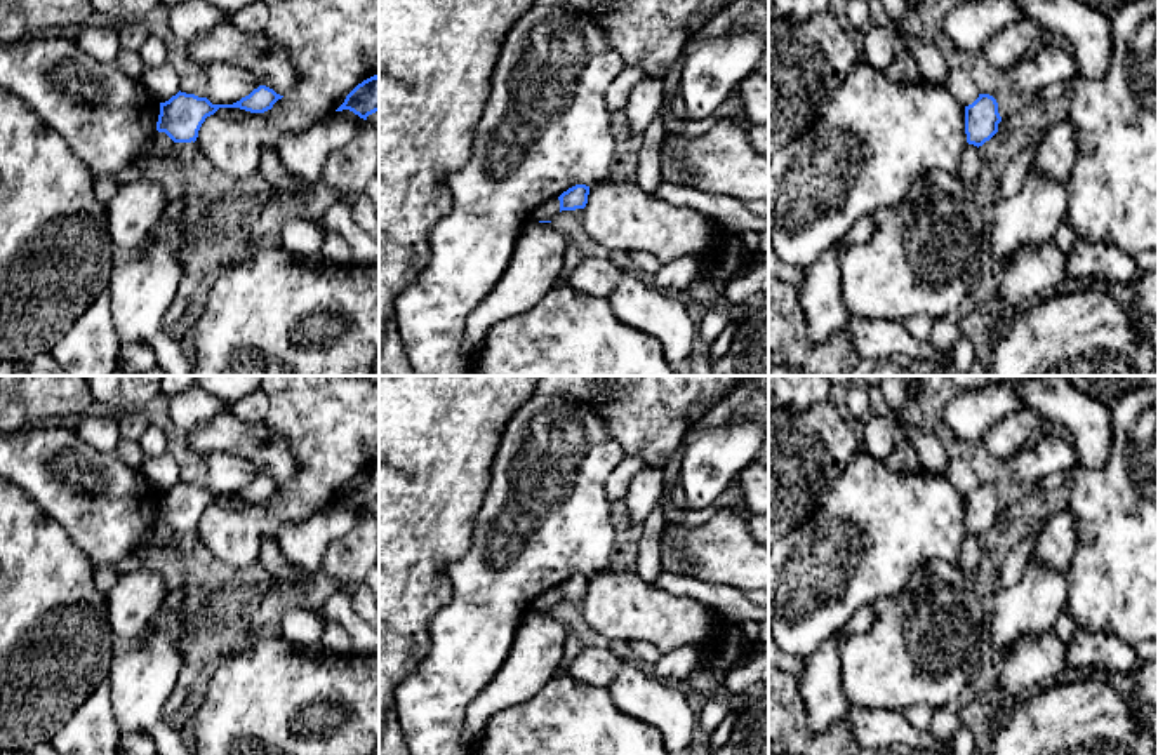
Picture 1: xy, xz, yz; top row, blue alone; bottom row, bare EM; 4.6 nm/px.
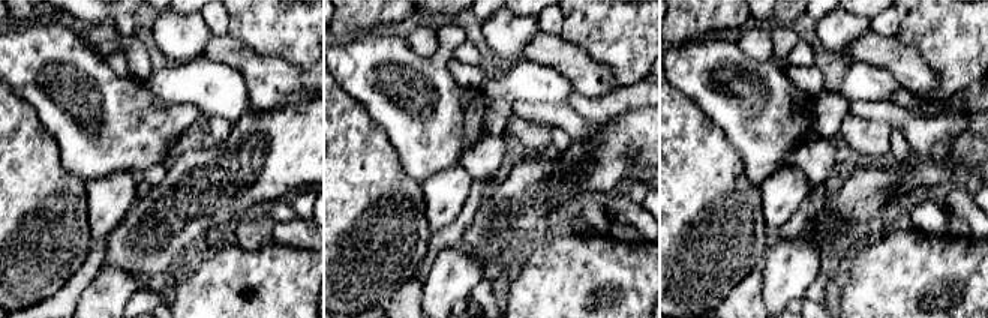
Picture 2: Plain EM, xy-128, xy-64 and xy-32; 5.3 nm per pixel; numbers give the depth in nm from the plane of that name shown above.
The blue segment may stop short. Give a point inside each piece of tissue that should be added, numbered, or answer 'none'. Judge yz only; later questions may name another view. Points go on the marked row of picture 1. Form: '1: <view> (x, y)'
none

